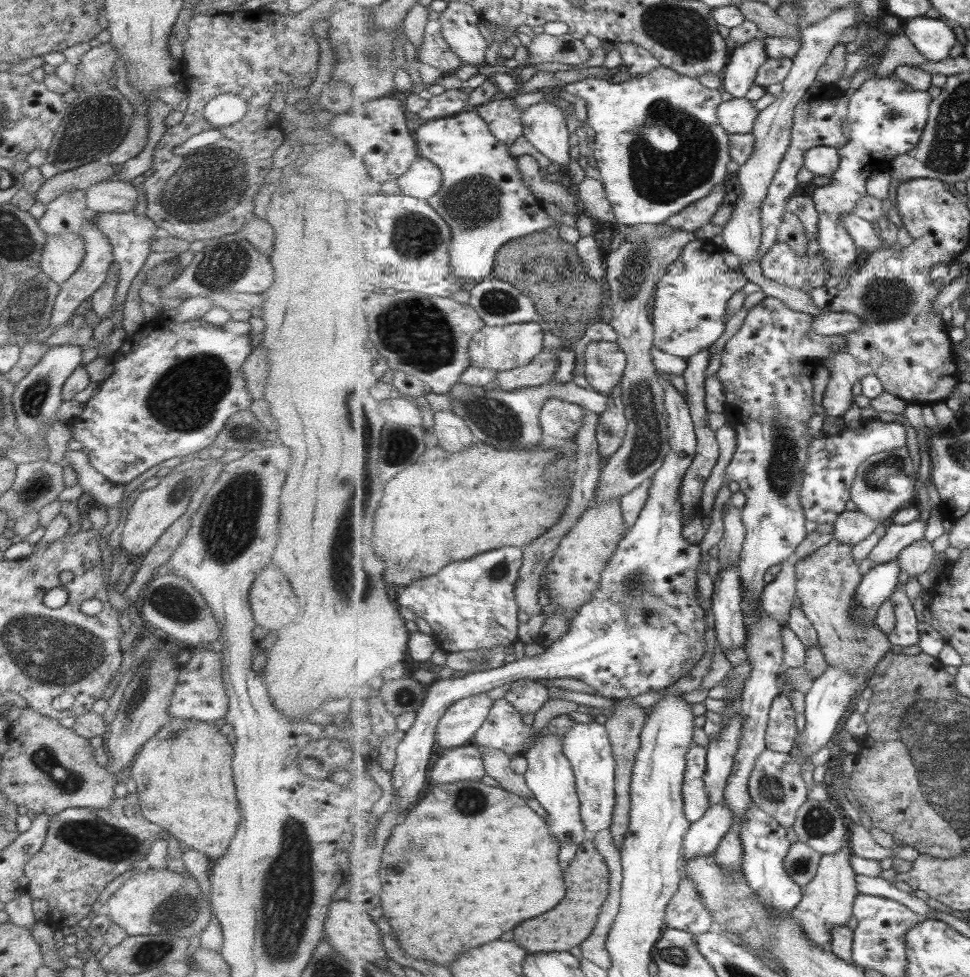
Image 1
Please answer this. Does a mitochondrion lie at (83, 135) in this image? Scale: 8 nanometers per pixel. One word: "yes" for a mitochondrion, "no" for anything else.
yes

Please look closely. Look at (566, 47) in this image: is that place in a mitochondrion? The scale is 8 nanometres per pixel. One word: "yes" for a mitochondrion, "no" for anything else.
yes

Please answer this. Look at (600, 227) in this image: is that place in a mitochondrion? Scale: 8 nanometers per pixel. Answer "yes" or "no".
no

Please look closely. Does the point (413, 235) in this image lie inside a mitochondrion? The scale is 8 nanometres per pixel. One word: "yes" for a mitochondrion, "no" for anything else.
yes

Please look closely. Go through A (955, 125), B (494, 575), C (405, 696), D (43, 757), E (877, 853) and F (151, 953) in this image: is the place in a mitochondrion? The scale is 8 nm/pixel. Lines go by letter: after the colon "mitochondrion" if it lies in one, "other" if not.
A: mitochondrion
B: mitochondrion
C: mitochondrion
D: mitochondrion
E: other
F: mitochondrion

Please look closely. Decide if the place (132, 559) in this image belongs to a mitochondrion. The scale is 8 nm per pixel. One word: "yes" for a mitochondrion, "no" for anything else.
no

